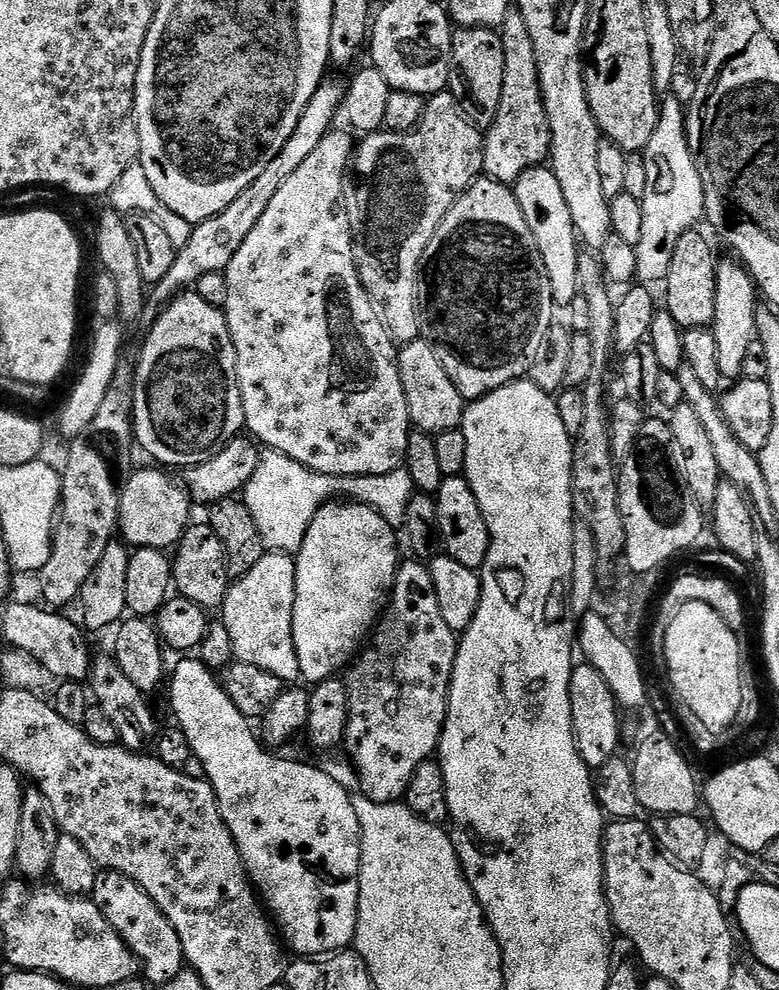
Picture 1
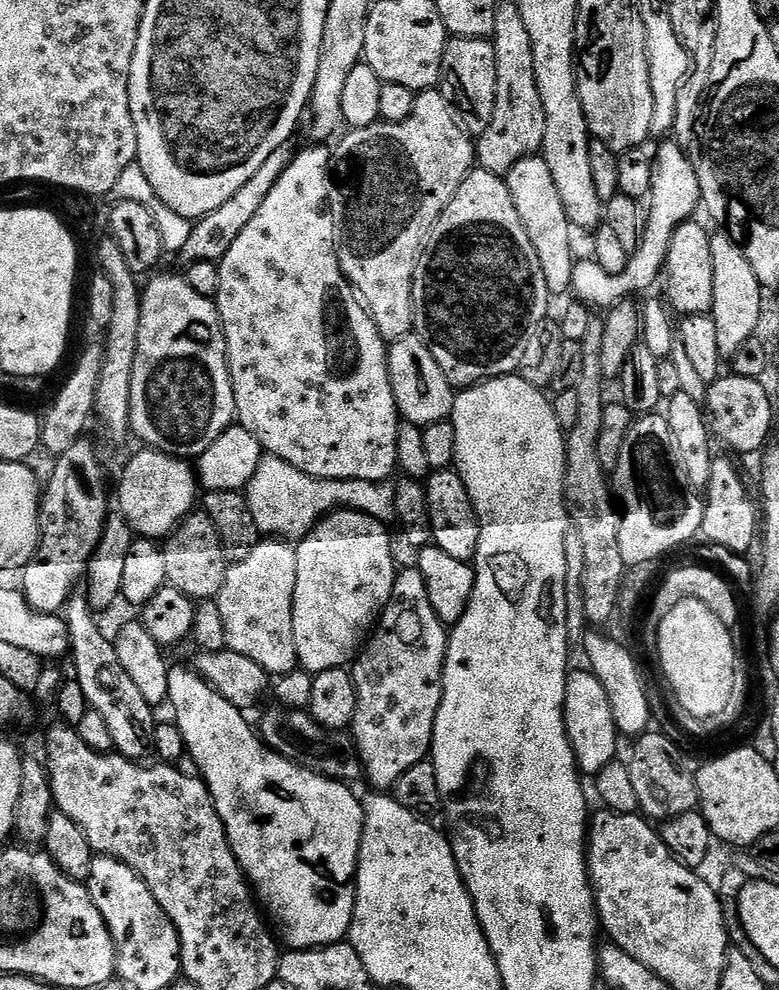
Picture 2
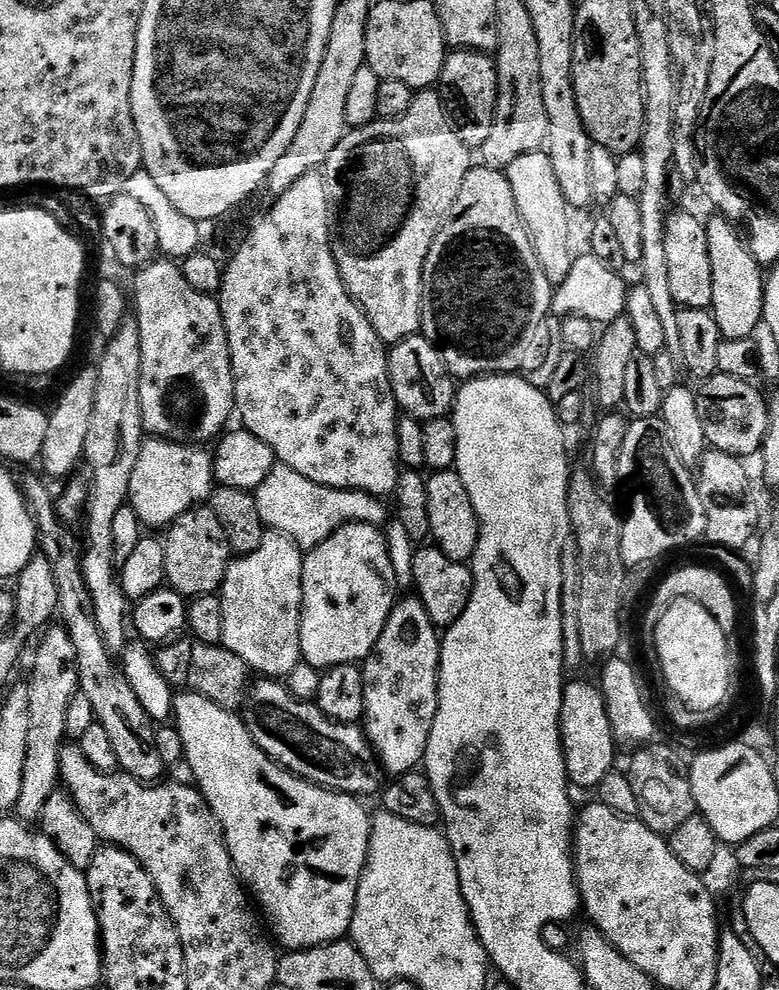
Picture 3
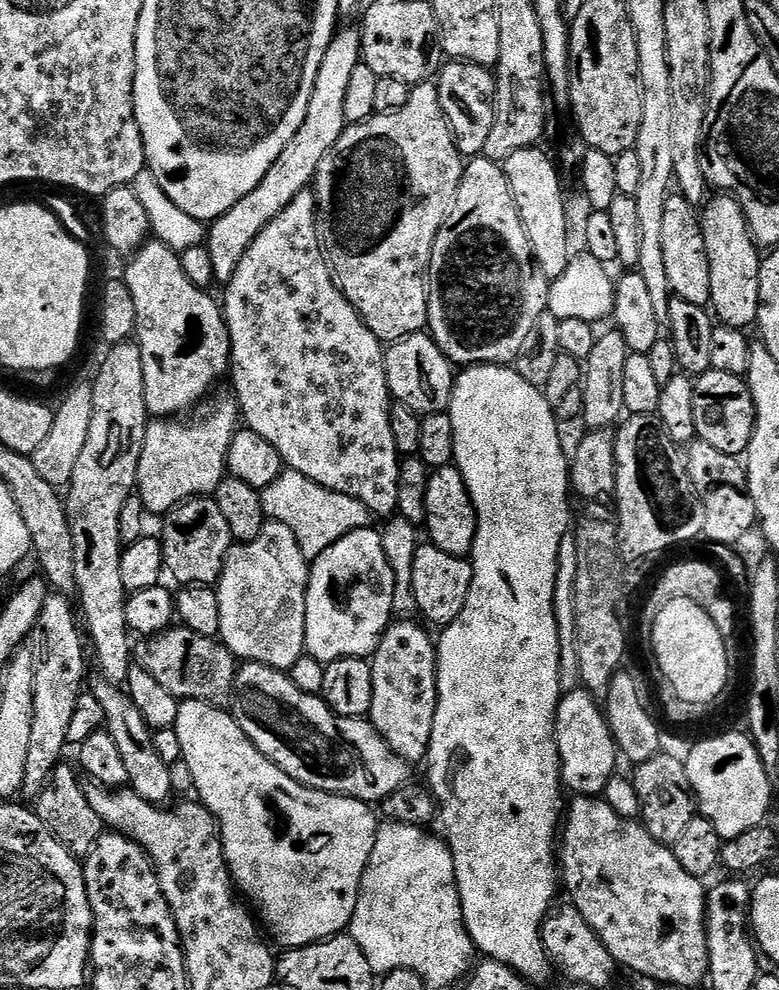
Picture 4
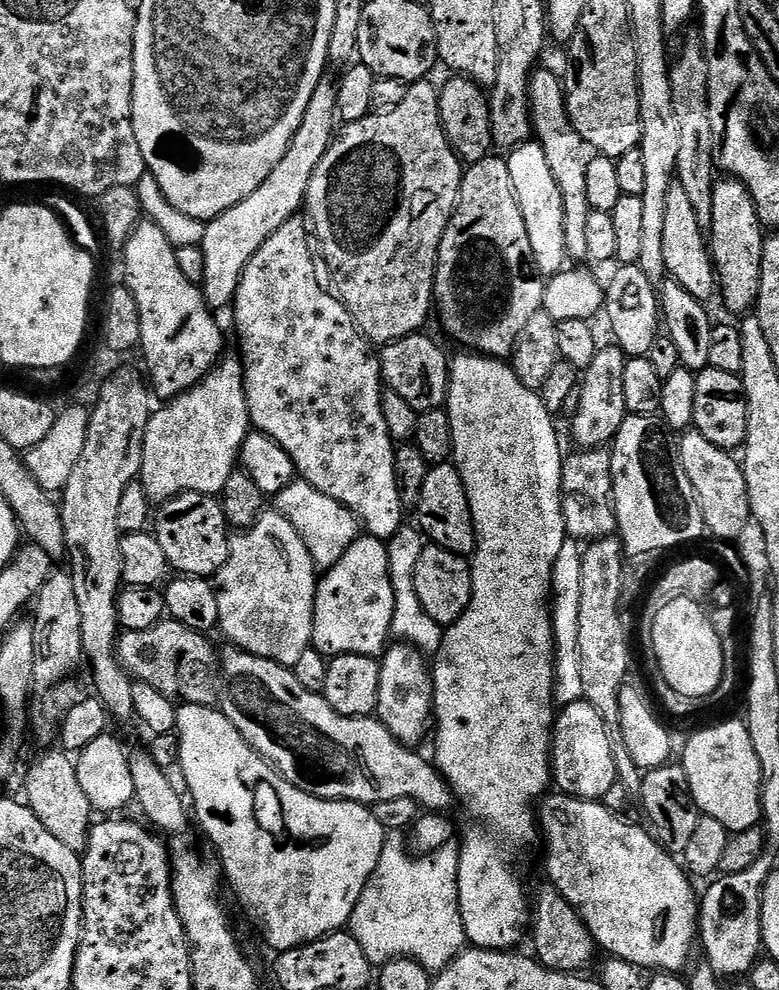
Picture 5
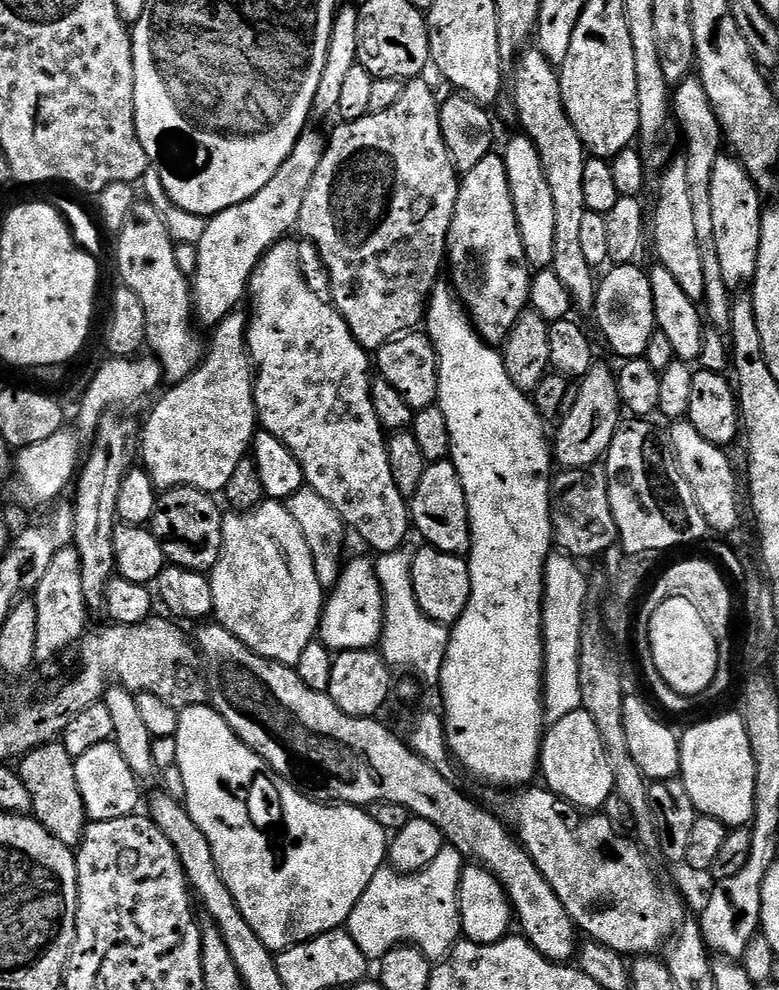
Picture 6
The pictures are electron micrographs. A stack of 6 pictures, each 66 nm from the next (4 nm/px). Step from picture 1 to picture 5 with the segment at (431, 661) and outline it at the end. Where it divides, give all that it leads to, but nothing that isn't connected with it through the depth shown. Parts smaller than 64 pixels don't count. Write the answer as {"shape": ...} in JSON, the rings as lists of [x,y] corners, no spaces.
{"shape":[[[407,642],[393,643],[380,660],[378,706],[374,716],[400,744],[420,746],[416,744],[422,743],[424,735],[430,732],[430,721],[434,716],[432,673],[424,661],[425,657],[420,650]]]}

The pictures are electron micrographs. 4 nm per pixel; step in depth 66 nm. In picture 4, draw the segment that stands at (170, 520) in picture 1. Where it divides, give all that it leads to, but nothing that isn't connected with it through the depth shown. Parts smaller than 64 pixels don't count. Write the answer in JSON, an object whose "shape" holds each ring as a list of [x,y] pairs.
{"shape":[[[235,399],[220,400],[216,404],[216,409],[206,413],[201,420],[192,420],[189,424],[183,424],[184,422],[180,418],[156,418],[148,425],[136,475],[136,492],[144,504],[145,513],[166,514],[186,500],[211,497],[225,478],[228,451],[234,434],[238,431],[238,405]]]}

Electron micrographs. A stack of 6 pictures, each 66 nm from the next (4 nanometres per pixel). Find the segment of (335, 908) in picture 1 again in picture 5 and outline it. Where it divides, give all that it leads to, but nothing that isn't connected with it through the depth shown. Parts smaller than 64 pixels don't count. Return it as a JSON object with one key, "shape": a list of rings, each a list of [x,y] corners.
{"shape":[[[181,703],[176,710],[175,735],[180,741],[178,768],[179,771],[184,771],[184,780],[188,783],[187,795],[194,809],[195,823],[196,820],[200,823],[201,830],[208,835],[209,842],[216,847],[216,852],[220,855],[218,864],[222,869],[222,876],[227,887],[228,884],[232,887],[237,902],[244,907],[245,914],[256,923],[257,930],[264,935],[264,940],[273,948],[273,953],[289,952],[291,948],[301,948],[303,944],[321,940],[323,936],[329,936],[332,932],[347,929],[354,914],[354,906],[362,890],[367,886],[373,870],[378,866],[378,858],[384,849],[386,839],[378,818],[372,816],[371,807],[367,804],[355,804],[349,800],[319,800],[316,796],[298,790],[245,740],[244,735],[234,726],[234,722],[230,722],[230,718],[226,718],[219,707]]]}

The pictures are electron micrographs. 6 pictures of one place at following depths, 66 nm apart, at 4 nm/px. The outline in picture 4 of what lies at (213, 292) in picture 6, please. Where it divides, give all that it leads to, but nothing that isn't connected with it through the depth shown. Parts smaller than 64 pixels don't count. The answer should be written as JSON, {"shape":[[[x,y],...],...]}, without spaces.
{"shape":[[[356,26],[343,28],[333,35],[326,54],[322,54],[322,66],[318,66],[318,78],[314,82],[314,90],[310,90],[310,106],[306,106],[306,118],[302,118],[298,134],[294,134],[286,150],[278,154],[266,178],[262,178],[262,182],[258,182],[258,186],[254,186],[254,190],[250,190],[246,198],[230,206],[226,214],[211,221],[207,229],[206,247],[213,262],[213,274],[217,281],[226,282],[232,277],[238,262],[242,262],[242,254],[246,254],[250,242],[254,242],[254,238],[262,234],[264,227],[274,218],[278,218],[278,214],[282,214],[282,210],[286,210],[286,206],[290,206],[290,202],[294,202],[294,198],[315,181],[322,158],[326,158],[334,142],[342,138],[346,127],[346,89],[354,69],[362,63],[360,28]]]}

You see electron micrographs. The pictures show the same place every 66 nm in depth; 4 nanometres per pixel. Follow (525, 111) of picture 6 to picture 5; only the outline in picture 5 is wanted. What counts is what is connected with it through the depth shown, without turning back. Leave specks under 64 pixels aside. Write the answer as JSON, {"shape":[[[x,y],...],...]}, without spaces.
{"shape":[[[543,66],[537,67],[533,71],[532,77],[528,80],[528,105],[530,106],[530,114],[532,115],[532,135],[535,143],[540,144],[542,154],[546,154],[546,162],[550,166],[550,170],[558,182],[558,190],[562,194],[564,227],[569,233],[583,233],[584,223],[590,211],[588,199],[586,198],[586,178],[584,177],[586,174],[586,163],[583,159],[580,160],[580,151],[585,151],[586,145],[584,139],[574,130],[574,126],[568,117],[561,77],[559,75],[555,76],[548,68],[543,68]]]}

